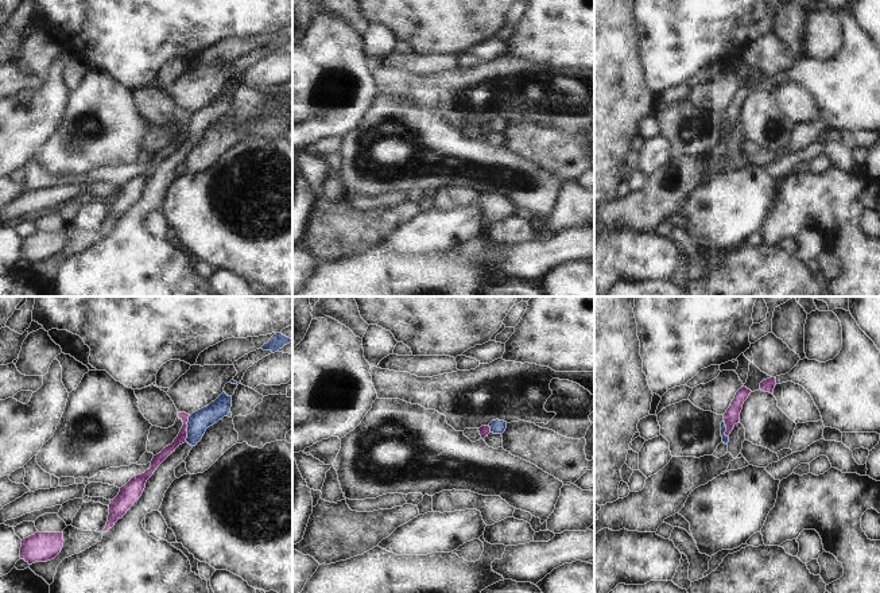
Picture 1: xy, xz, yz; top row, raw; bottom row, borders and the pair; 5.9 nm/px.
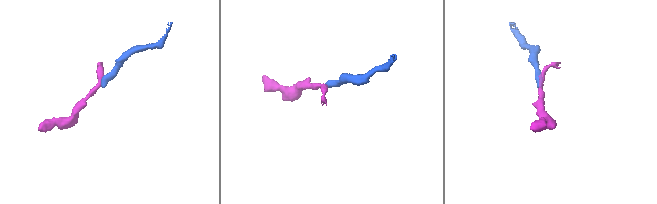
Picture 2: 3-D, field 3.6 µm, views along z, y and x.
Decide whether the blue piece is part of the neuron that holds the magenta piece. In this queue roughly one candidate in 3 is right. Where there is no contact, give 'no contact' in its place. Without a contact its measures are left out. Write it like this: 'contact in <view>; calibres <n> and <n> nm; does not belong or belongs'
contact in xy; calibres 60 and 120 nm; does not belong

